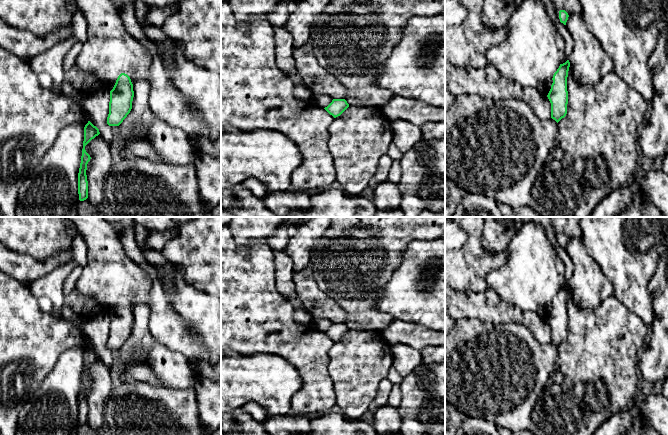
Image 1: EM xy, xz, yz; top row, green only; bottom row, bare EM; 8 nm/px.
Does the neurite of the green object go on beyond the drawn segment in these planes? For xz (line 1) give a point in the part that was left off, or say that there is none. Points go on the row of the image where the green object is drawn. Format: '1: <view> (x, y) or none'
1: none

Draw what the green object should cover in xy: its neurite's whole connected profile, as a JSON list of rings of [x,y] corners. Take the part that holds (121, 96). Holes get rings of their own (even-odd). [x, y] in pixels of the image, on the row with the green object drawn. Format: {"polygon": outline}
{"polygon": [[[121,73],[113,89],[110,91],[109,114],[107,124],[119,126],[132,109],[134,97],[133,84],[130,77]]]}

